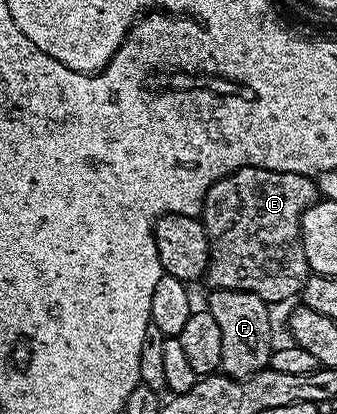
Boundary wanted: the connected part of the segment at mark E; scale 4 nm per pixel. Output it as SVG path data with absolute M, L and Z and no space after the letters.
M238 168L235 172L221 176L202 199L200 209L200 219L210 243L210 261L206 267L205 283L210 283L211 289L251 292L270 306L275 306L281 300L290 300L293 296L295 299L301 293L310 272L302 245L302 215L319 198L317 183L298 170Z

